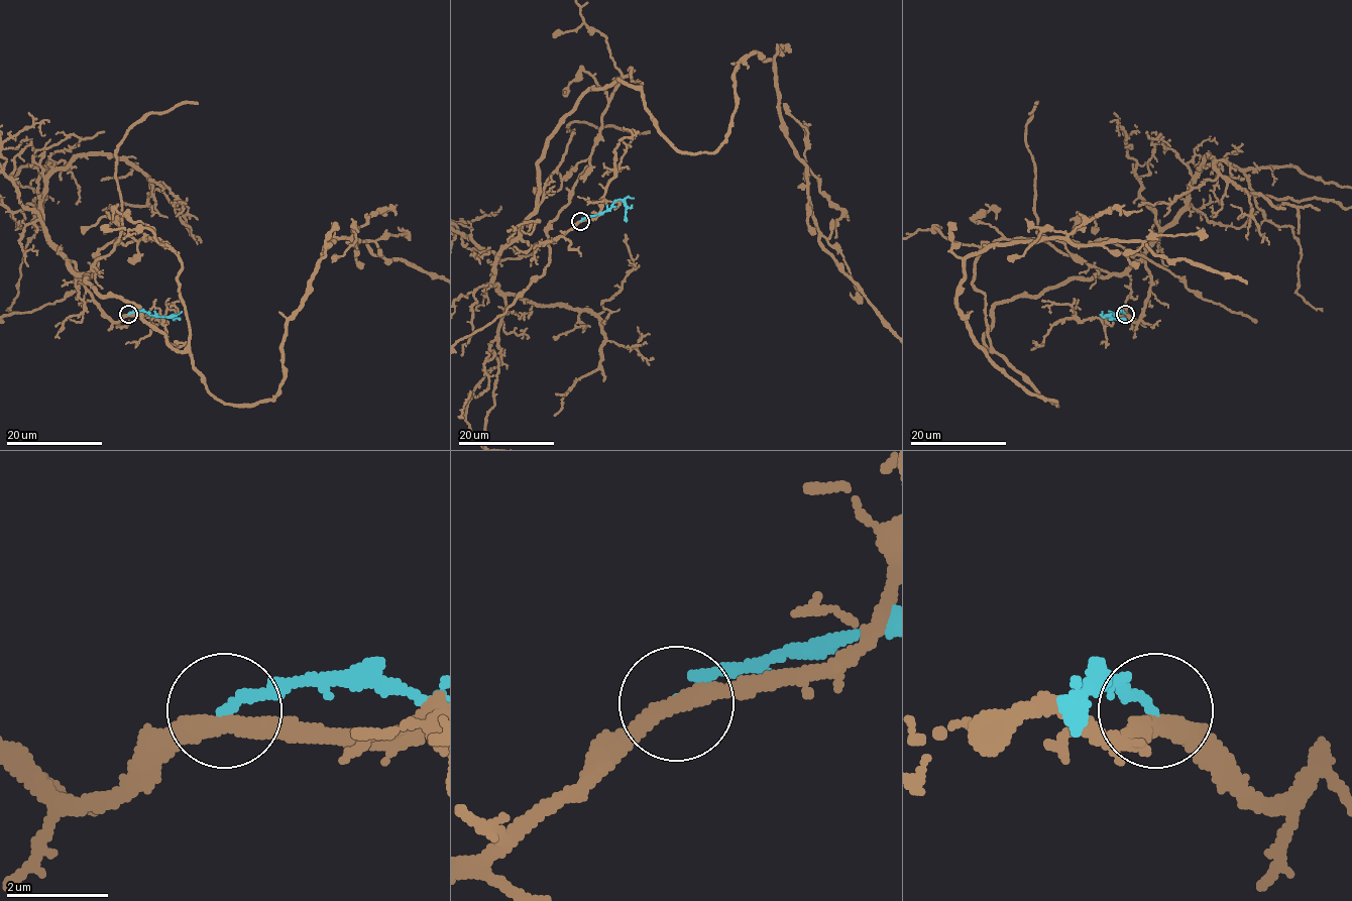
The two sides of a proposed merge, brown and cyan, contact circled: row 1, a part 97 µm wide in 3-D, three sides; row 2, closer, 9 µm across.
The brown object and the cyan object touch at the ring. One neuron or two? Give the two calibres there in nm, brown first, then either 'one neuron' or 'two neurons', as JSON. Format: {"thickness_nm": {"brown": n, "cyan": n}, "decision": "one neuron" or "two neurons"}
{"thickness_nm": {"brown": 320, "cyan": 200}, "decision": "two neurons"}

